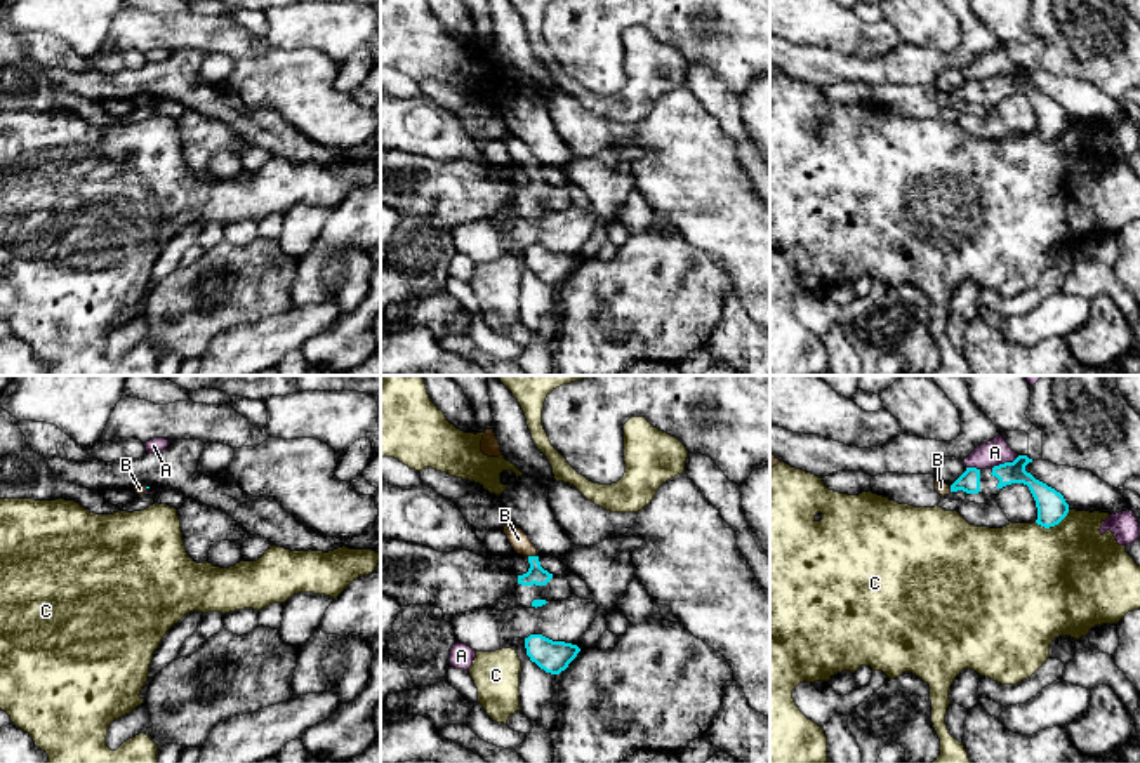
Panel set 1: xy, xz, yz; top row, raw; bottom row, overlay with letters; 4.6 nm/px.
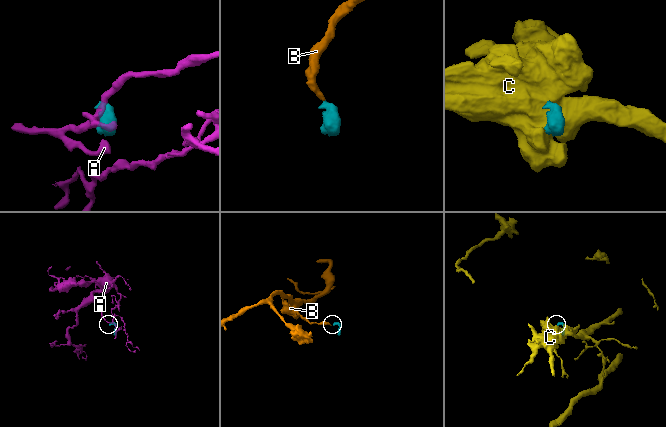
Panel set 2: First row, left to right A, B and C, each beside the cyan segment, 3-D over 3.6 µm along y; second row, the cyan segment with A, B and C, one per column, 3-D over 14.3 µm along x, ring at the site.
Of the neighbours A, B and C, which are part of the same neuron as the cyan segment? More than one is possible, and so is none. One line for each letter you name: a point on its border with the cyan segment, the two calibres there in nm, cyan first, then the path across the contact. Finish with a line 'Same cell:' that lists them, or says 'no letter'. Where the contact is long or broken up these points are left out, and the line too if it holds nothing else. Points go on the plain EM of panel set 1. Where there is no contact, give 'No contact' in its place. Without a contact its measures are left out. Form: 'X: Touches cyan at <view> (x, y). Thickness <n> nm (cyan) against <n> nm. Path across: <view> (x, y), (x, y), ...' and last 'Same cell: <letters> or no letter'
B: Touches cyan at xz (532, 167). Thickness 90 nm (cyan) against 90 nm. Path across: xz (536, 185), (532, 167), (518, 150)
Same cell: B

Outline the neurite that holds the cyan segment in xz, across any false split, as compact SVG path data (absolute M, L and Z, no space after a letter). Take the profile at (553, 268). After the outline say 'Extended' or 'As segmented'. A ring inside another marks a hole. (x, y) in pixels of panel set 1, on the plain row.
M542 245L525 249L527 266L540 280L551 285L560 285L577 268L580 259L565 252L553 252Z. As segmented

